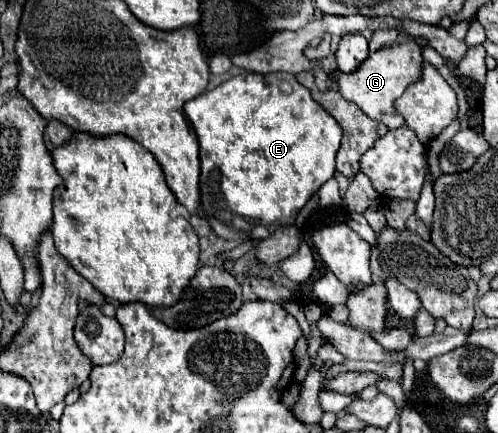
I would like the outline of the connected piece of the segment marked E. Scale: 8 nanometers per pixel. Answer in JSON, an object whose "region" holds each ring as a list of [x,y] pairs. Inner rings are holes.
{"region":[[[256,72],[238,74],[238,76],[234,76],[234,78],[226,80],[226,82],[222,82],[222,84],[216,86],[214,90],[202,92],[200,96],[196,96],[196,98],[192,98],[190,102],[184,104],[184,112],[186,112],[186,116],[188,116],[188,120],[190,120],[192,128],[194,128],[194,132],[196,132],[196,136],[198,136],[198,144],[200,144],[200,170],[202,170],[202,172],[200,172],[200,210],[206,214],[214,236],[218,236],[218,238],[222,238],[222,240],[228,240],[228,242],[238,242],[238,240],[244,240],[244,238],[248,238],[248,240],[262,240],[262,238],[266,238],[266,236],[270,234],[272,226],[278,226],[278,224],[294,224],[294,222],[296,222],[296,214],[300,212],[300,208],[310,200],[310,196],[312,196],[314,192],[318,192],[318,188],[320,188],[326,180],[332,178],[332,174],[334,174],[334,170],[336,170],[336,168],[334,168],[334,158],[336,158],[336,152],[338,152],[338,148],[340,148],[340,138],[342,138],[342,130],[340,130],[338,122],[336,122],[332,116],[328,116],[322,106],[318,106],[318,104],[314,102],[310,90],[304,88],[302,84],[298,84],[298,80],[294,75],[284,72],[284,80],[288,81],[291,86],[294,86],[292,94],[288,94],[288,96],[286,96],[284,92],[280,92],[280,88],[278,88],[278,84],[276,84],[276,82],[278,82],[278,74],[266,74],[266,76],[260,76],[260,74],[256,74]],[[226,210],[228,210],[232,216],[242,216],[242,218],[252,220],[254,228],[252,228],[250,232],[238,232],[238,230],[234,230],[232,226],[226,228]]]}

